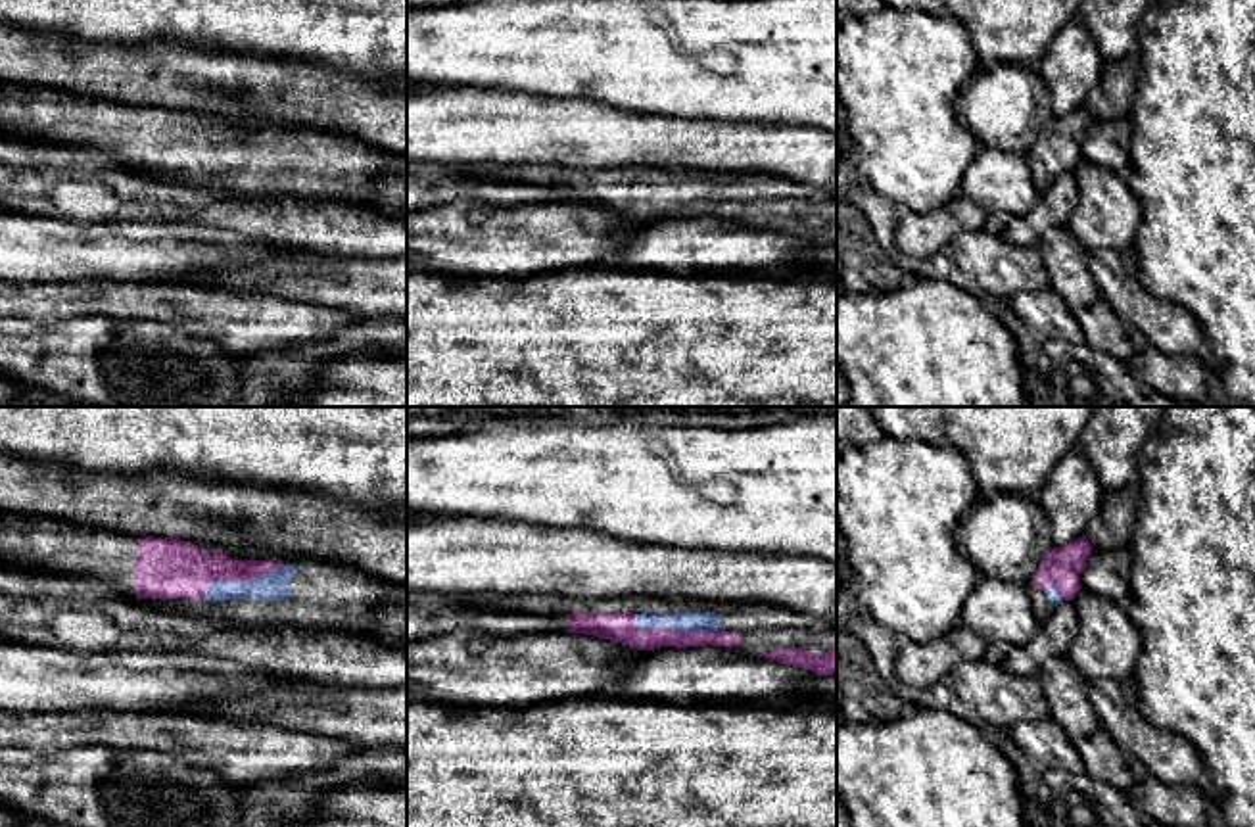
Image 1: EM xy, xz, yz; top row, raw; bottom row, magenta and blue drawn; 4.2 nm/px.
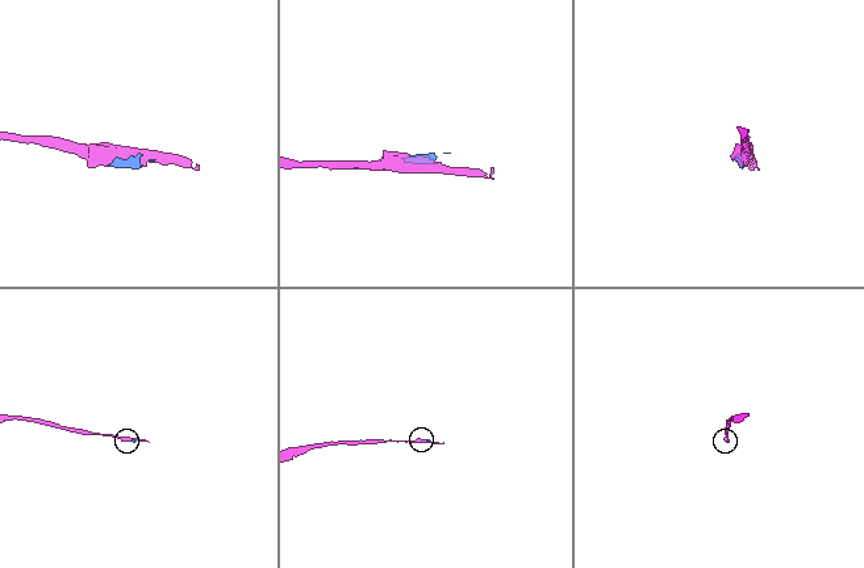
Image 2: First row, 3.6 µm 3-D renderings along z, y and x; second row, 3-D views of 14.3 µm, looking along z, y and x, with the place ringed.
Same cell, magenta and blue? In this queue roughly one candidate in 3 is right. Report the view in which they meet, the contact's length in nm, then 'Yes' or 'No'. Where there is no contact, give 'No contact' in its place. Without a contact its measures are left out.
Touches magenta in xz. Shared border 380 nm. Yes

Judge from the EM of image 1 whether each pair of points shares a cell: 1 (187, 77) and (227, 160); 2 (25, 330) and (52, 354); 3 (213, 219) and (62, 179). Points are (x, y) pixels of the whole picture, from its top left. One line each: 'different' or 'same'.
1: different
2: same
3: same

